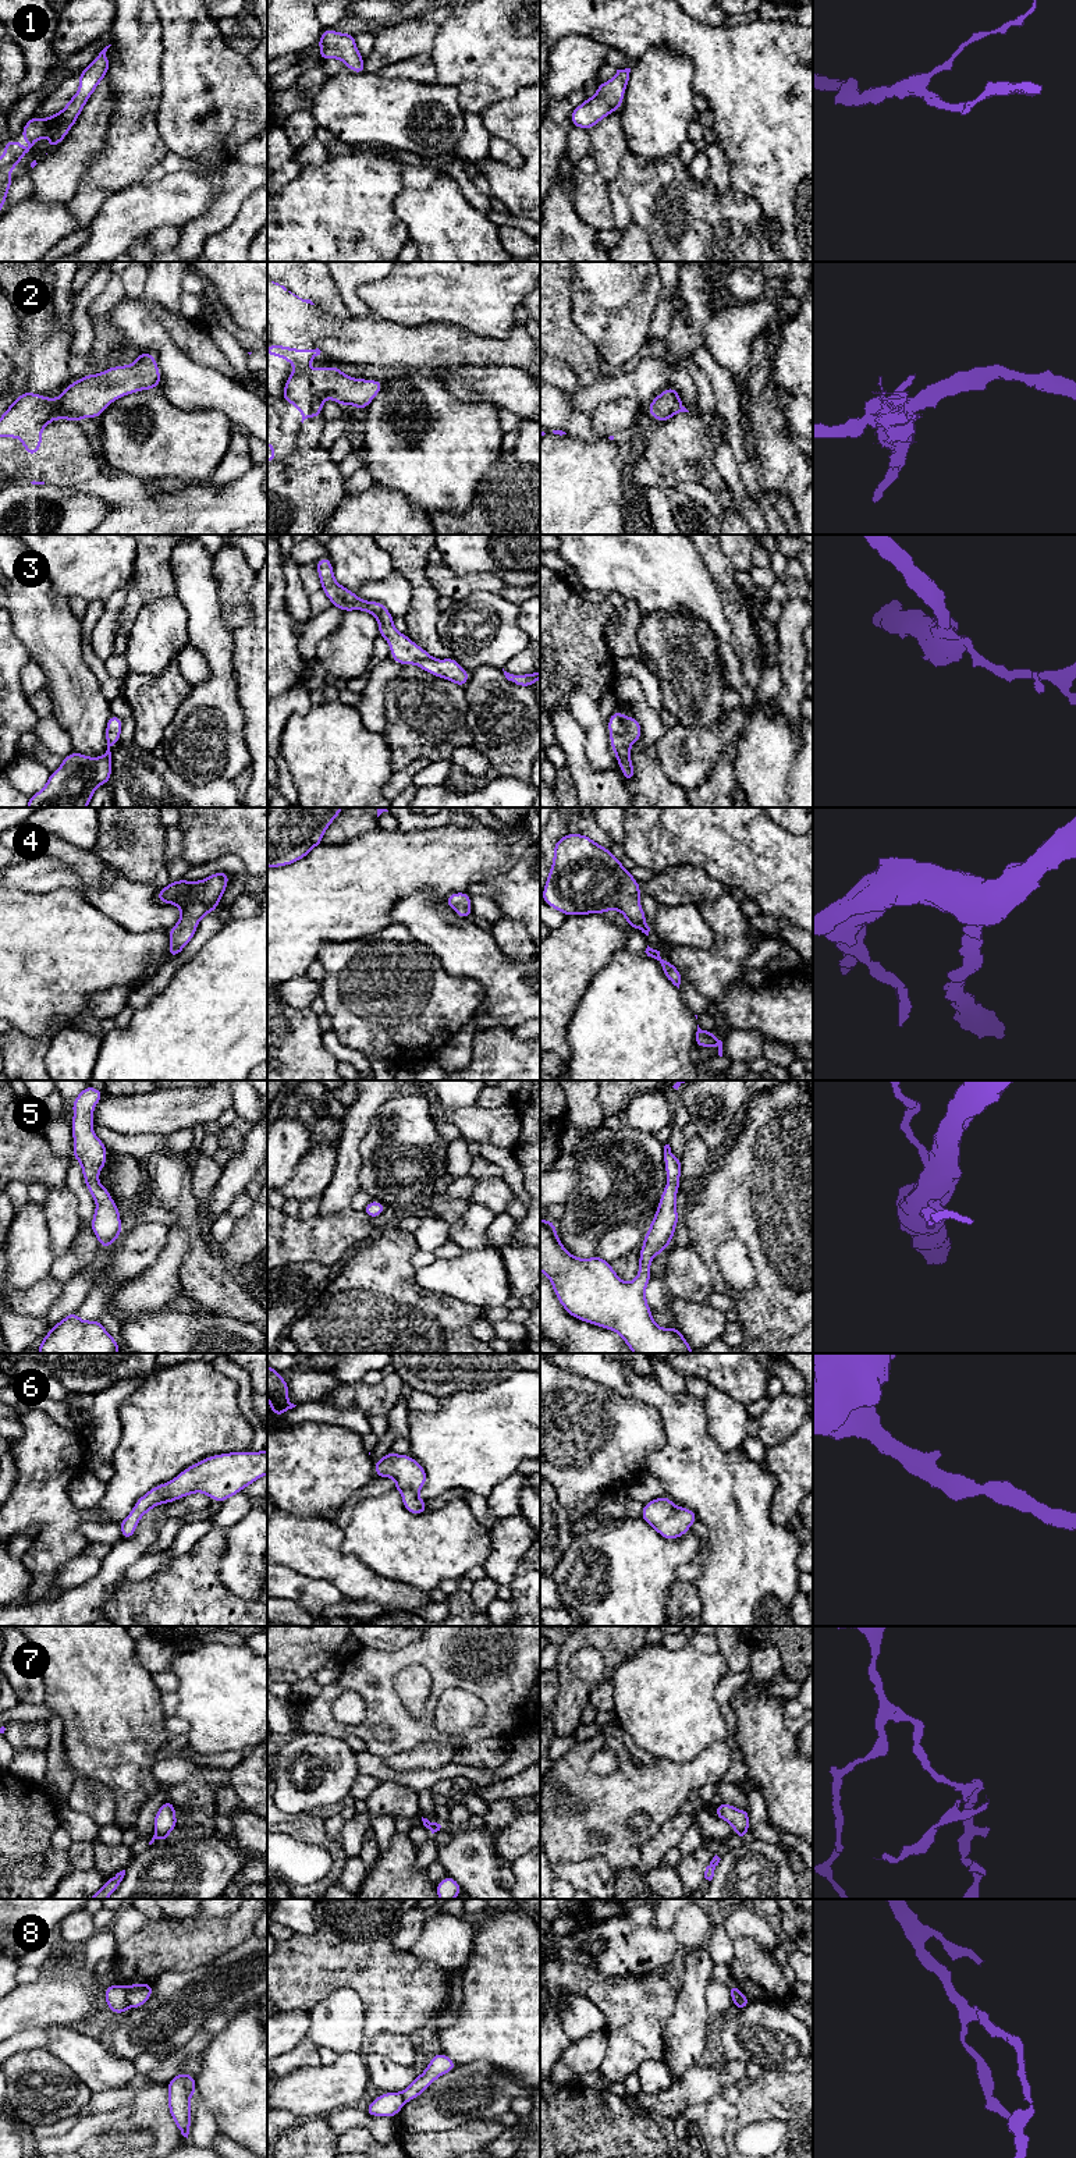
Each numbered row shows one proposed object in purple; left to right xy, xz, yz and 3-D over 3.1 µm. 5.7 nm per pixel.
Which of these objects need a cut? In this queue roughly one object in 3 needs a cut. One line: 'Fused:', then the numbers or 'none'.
Fused: 7, 8

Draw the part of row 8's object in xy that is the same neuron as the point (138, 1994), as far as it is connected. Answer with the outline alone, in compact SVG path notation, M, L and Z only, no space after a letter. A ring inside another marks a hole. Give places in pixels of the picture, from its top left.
M152 1983L148 1984L129 1984L127 1987L127 1998L131 2008L143 2006L148 1999L152 1996Z

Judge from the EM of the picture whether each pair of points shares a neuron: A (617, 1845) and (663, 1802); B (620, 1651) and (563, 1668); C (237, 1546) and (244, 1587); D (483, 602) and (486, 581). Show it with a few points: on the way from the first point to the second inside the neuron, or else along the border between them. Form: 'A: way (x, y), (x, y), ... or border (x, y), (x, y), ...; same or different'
A: way (632, 1841), (643, 1837), (654, 1825), (657, 1817); same
B: way (603, 1640), (578, 1640), (567, 1651); same
C: way (241, 1555), (244, 1578); same
D: border (497, 592), (475, 591), (454, 600); different

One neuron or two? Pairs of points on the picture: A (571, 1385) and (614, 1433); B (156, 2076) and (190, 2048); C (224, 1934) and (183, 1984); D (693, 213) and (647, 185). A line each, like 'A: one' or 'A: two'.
A: one
B: one
C: two
D: one

